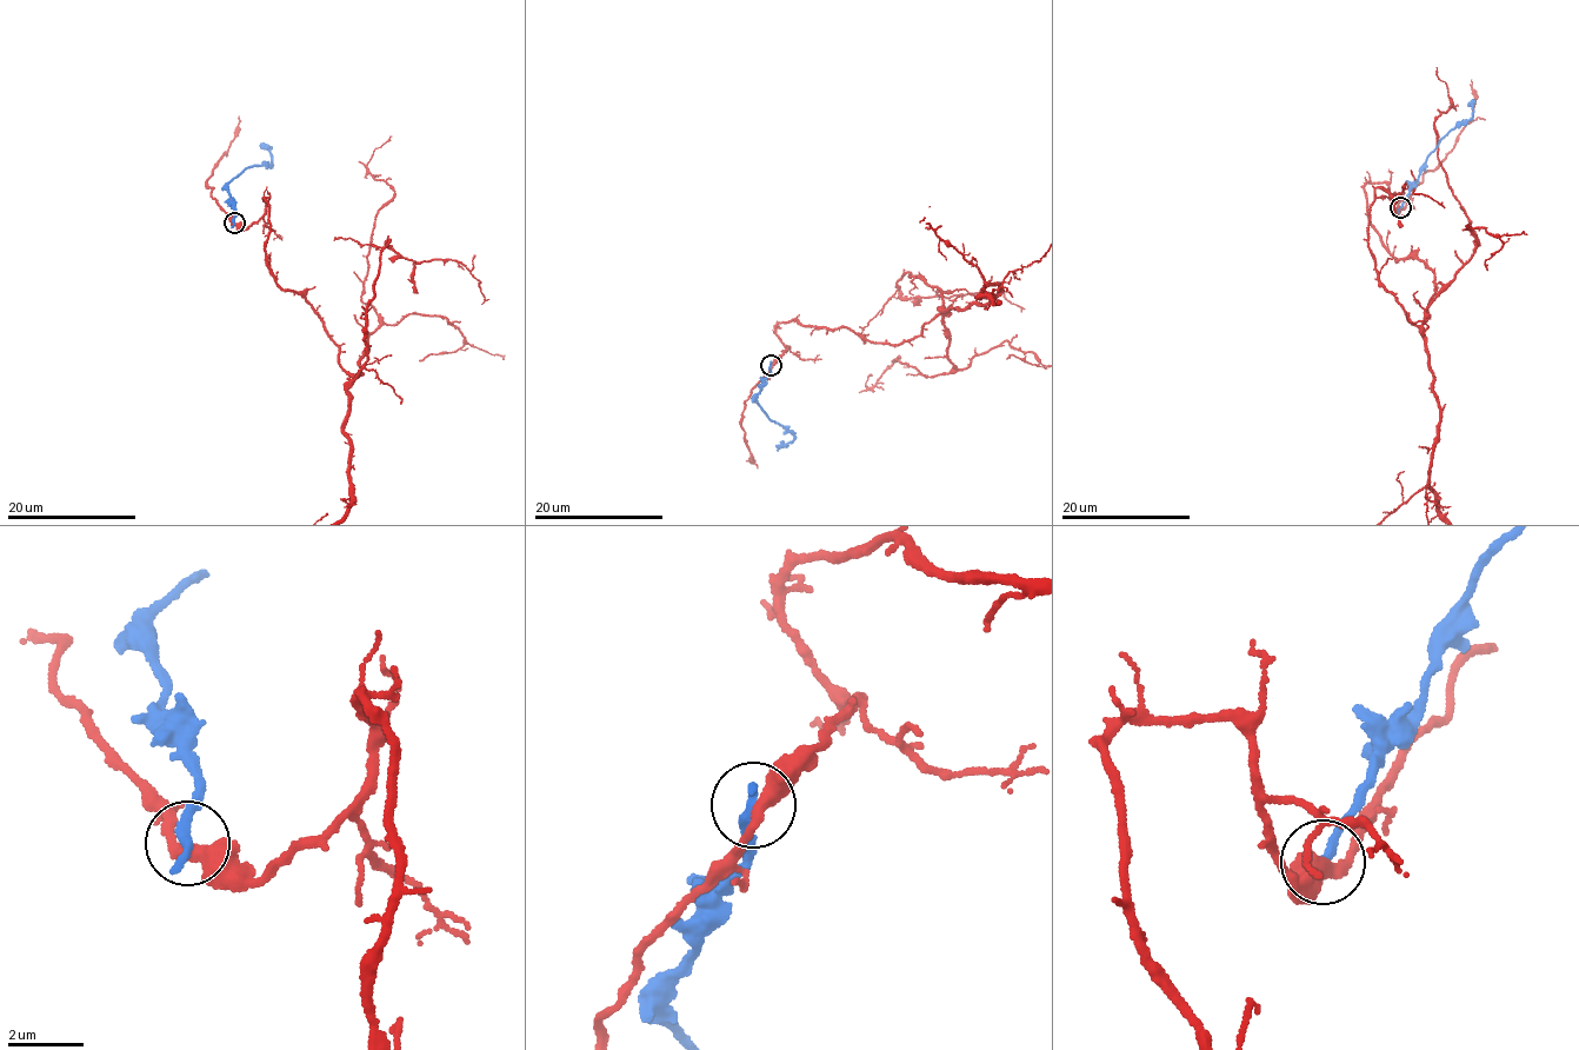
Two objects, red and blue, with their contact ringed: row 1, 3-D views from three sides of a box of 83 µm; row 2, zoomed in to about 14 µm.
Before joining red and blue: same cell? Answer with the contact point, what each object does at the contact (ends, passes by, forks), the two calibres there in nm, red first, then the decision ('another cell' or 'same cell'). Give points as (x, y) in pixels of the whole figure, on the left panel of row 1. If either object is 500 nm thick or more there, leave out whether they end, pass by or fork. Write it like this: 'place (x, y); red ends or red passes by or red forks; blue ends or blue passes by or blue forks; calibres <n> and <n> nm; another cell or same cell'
place (234, 223); red passes by; blue ends; calibres 380 and 320 nm; another cell

